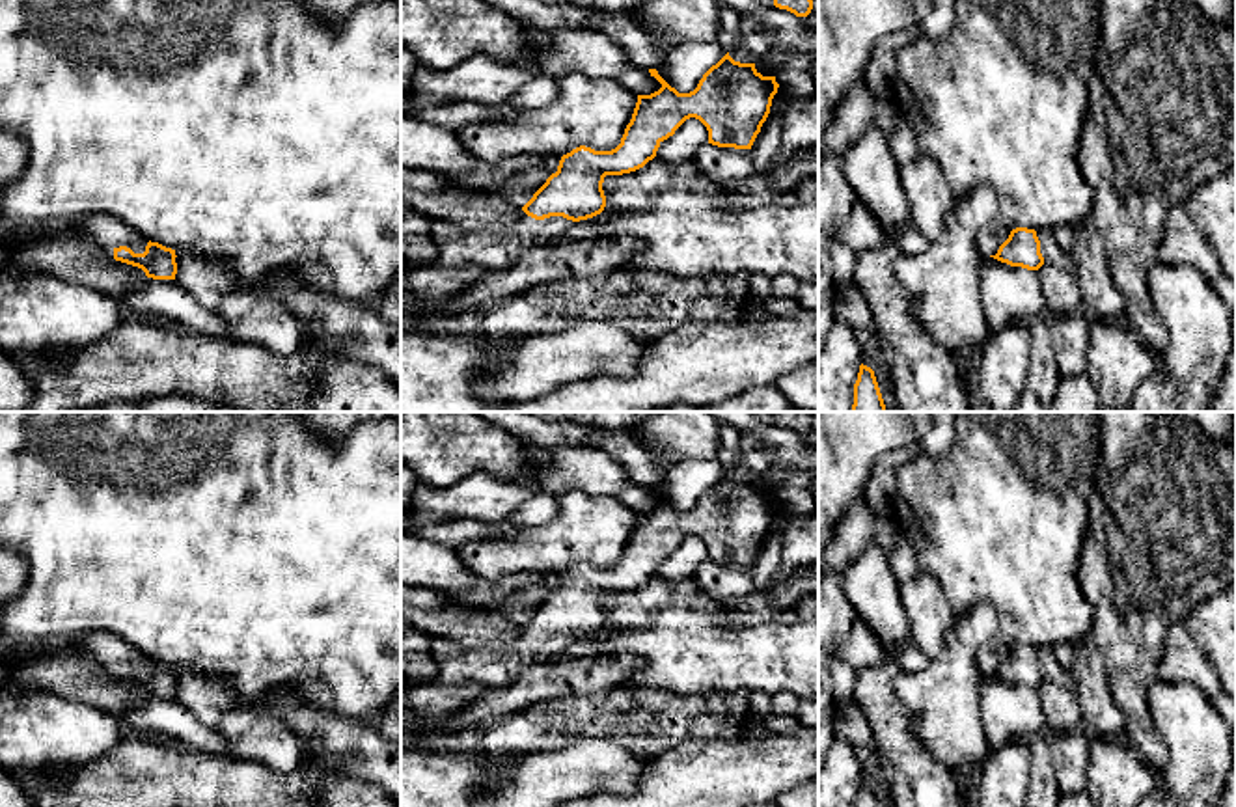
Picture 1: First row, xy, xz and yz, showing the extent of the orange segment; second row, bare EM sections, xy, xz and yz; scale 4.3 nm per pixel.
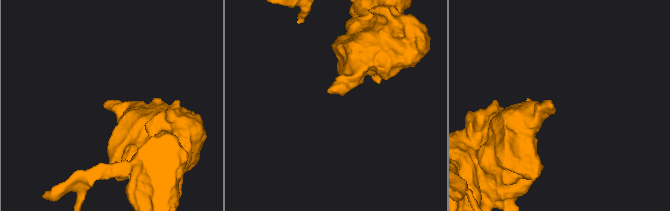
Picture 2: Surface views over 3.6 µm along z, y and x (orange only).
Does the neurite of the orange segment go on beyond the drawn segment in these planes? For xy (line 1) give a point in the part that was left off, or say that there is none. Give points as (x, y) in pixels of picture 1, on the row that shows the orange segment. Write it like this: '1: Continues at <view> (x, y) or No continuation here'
1: Continues at xy (105, 232)

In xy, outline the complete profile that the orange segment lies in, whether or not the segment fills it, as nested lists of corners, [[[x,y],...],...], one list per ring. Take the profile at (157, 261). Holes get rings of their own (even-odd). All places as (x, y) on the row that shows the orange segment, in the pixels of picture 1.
[[[112,216],[82,218],[76,226],[69,226],[63,235],[93,242],[101,253],[142,268],[147,278],[175,280],[175,250],[147,240]]]

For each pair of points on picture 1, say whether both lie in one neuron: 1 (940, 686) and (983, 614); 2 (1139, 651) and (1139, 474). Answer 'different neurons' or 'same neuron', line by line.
1: same neuron
2: same neuron

